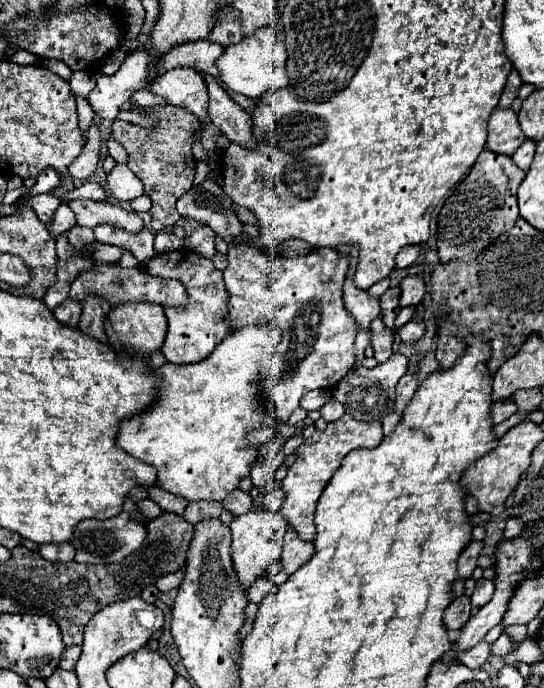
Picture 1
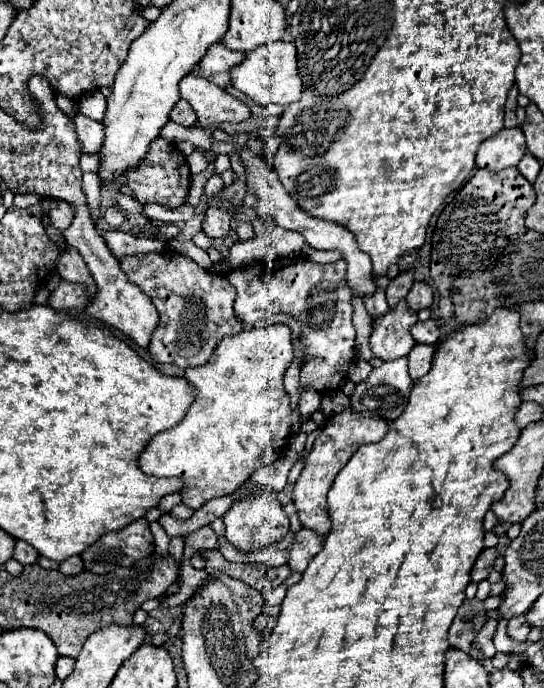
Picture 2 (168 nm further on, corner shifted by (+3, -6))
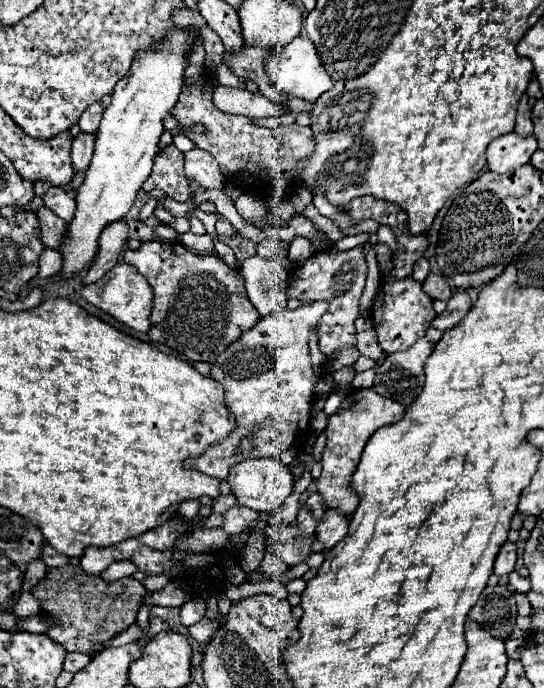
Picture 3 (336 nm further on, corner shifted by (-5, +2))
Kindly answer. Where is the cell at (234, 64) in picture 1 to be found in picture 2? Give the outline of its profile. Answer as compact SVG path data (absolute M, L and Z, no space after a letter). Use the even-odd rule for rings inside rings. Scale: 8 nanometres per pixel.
M272 42L264 44L258 50L252 50L246 54L246 60L232 68L232 86L236 86L240 92L250 96L254 102L262 106L270 104L292 104L302 98L304 84L298 72L298 58L296 58L296 46L292 42Z

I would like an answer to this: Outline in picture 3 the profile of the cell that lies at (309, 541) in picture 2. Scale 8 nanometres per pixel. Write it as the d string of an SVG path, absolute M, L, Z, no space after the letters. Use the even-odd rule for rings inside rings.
M326 510L326 514L318 520L316 526L316 540L320 540L324 544L322 554L328 552L328 548L334 548L348 532L348 516L334 512L334 510Z

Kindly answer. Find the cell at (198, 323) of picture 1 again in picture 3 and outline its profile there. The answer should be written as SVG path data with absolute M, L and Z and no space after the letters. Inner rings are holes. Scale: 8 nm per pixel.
M142 242L138 250L126 250L124 262L146 276L154 290L154 310L148 336L176 350L190 362L214 362L242 332L250 330L260 314L248 300L244 280L236 268L226 266L214 254L194 254L176 242Z

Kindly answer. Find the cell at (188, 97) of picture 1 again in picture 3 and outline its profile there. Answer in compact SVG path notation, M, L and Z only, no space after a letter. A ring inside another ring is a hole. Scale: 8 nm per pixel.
M216 86L212 92L214 106L222 112L243 115L248 118L278 118L280 106L262 94L252 94L242 88Z

